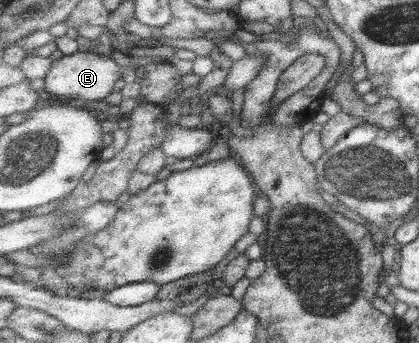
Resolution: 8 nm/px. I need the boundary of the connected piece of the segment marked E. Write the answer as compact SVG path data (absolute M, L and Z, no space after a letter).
M77 51L71 55L64 55L52 63L52 68L45 77L44 90L66 102L69 99L103 100L113 91L113 83L120 79L123 74L123 70L119 65L108 56Z

